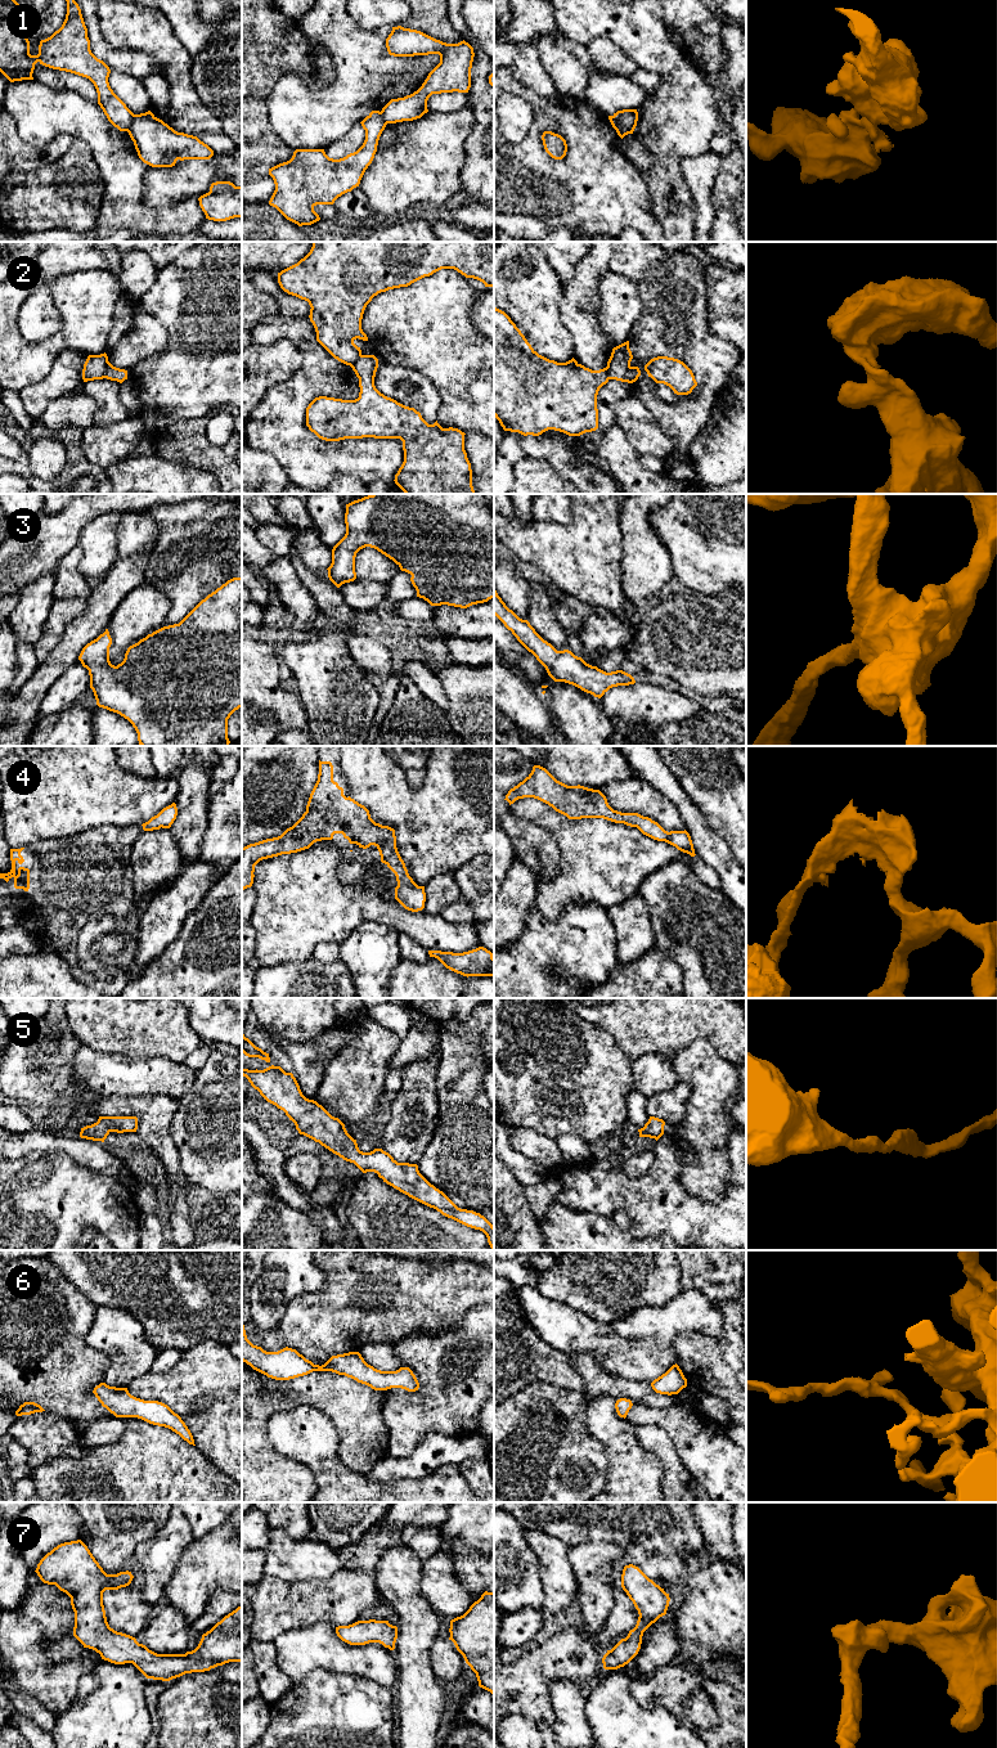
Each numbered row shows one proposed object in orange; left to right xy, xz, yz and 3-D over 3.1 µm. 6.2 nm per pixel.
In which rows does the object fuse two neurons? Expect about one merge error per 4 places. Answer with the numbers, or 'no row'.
1, 2

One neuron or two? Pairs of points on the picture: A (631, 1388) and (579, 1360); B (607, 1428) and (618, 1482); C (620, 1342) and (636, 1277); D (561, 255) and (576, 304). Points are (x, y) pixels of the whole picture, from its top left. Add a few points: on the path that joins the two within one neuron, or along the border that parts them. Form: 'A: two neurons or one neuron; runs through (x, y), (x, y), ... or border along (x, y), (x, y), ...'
A: one neuron; runs through (618, 1388), (602, 1383), (592, 1373)
B: one neuron; runs through (619, 1441), (619, 1469)
C: two neurons; border along (655, 1306), (640, 1306), (614, 1322), (597, 1321)
D: two neurons; border along (585, 255), (576, 265), (573, 278), (564, 286)

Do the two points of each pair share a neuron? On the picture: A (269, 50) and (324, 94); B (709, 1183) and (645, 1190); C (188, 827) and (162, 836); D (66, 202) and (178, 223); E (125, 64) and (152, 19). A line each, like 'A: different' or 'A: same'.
A: different
B: different
C: different
D: different
E: different

